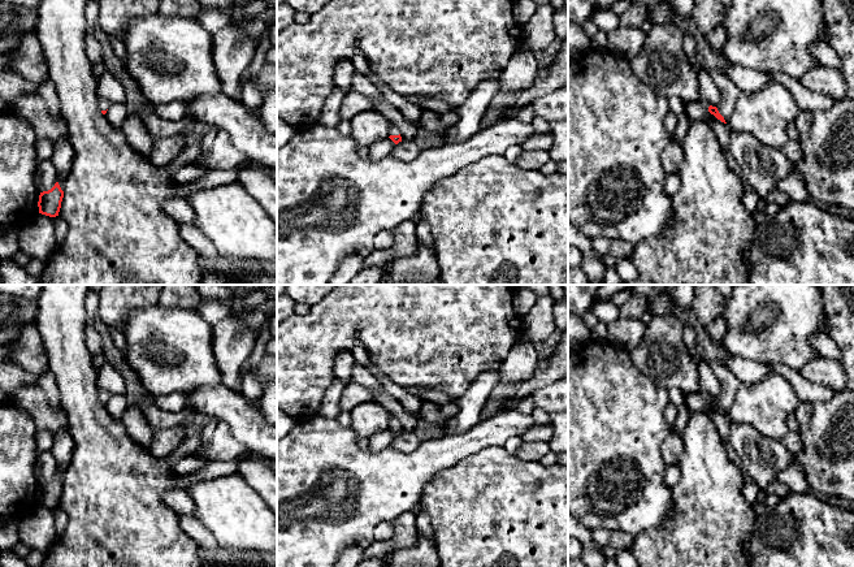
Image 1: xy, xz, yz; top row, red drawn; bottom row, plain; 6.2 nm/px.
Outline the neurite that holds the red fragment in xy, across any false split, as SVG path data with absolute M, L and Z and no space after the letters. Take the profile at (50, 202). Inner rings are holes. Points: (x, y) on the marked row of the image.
M56 182L51 190L40 192L38 202L39 213L49 217L58 216L62 198L64 191L61 190L58 182Z

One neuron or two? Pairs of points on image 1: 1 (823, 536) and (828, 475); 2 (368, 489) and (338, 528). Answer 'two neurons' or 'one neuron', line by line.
1: two neurons
2: one neuron

